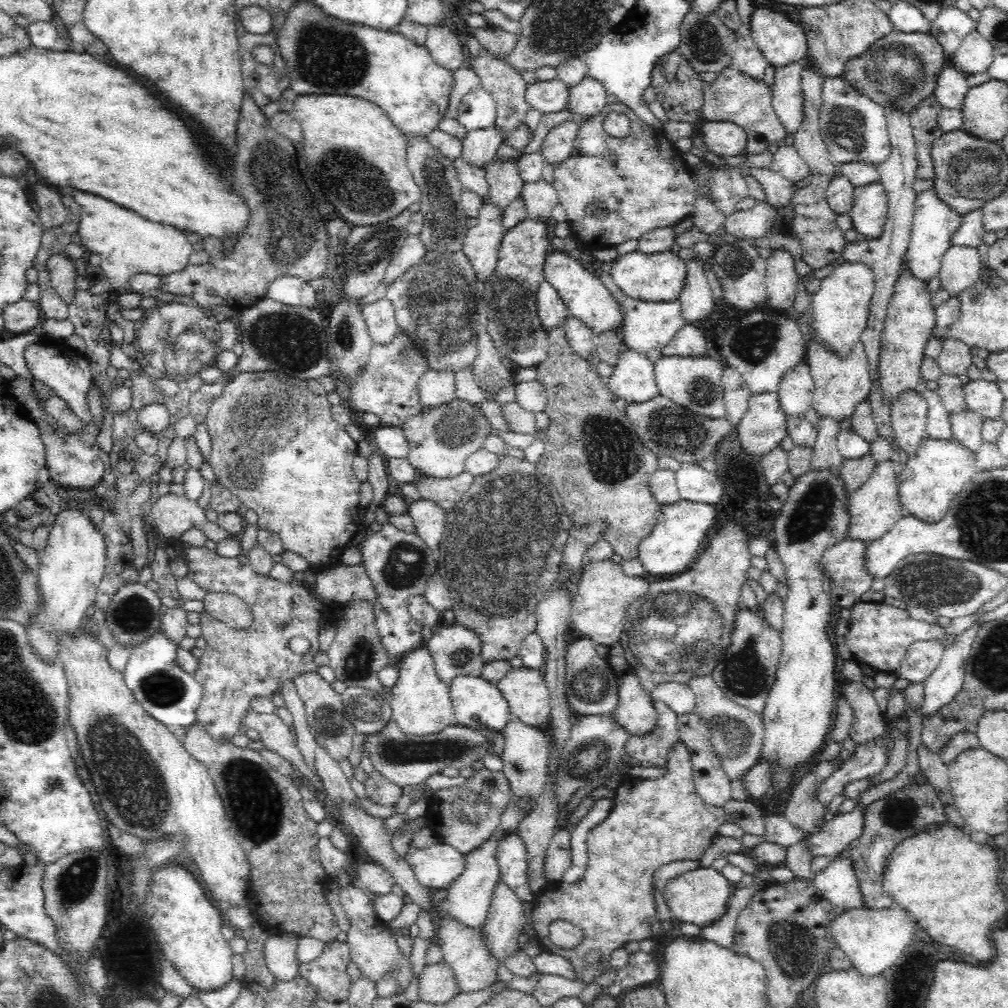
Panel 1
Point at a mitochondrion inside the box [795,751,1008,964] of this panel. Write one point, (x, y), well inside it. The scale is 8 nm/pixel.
(900, 814)

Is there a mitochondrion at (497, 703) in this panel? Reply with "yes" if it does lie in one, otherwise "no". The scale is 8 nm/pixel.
no

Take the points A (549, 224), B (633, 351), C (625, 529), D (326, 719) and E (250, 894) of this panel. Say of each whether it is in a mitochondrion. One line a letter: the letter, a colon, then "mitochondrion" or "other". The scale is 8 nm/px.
A: other
B: other
C: other
D: mitochondrion
E: other

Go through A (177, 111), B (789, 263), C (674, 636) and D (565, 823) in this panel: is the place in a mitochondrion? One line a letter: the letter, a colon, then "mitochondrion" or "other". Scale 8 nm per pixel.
A: other
B: other
C: mitochondrion
D: other

